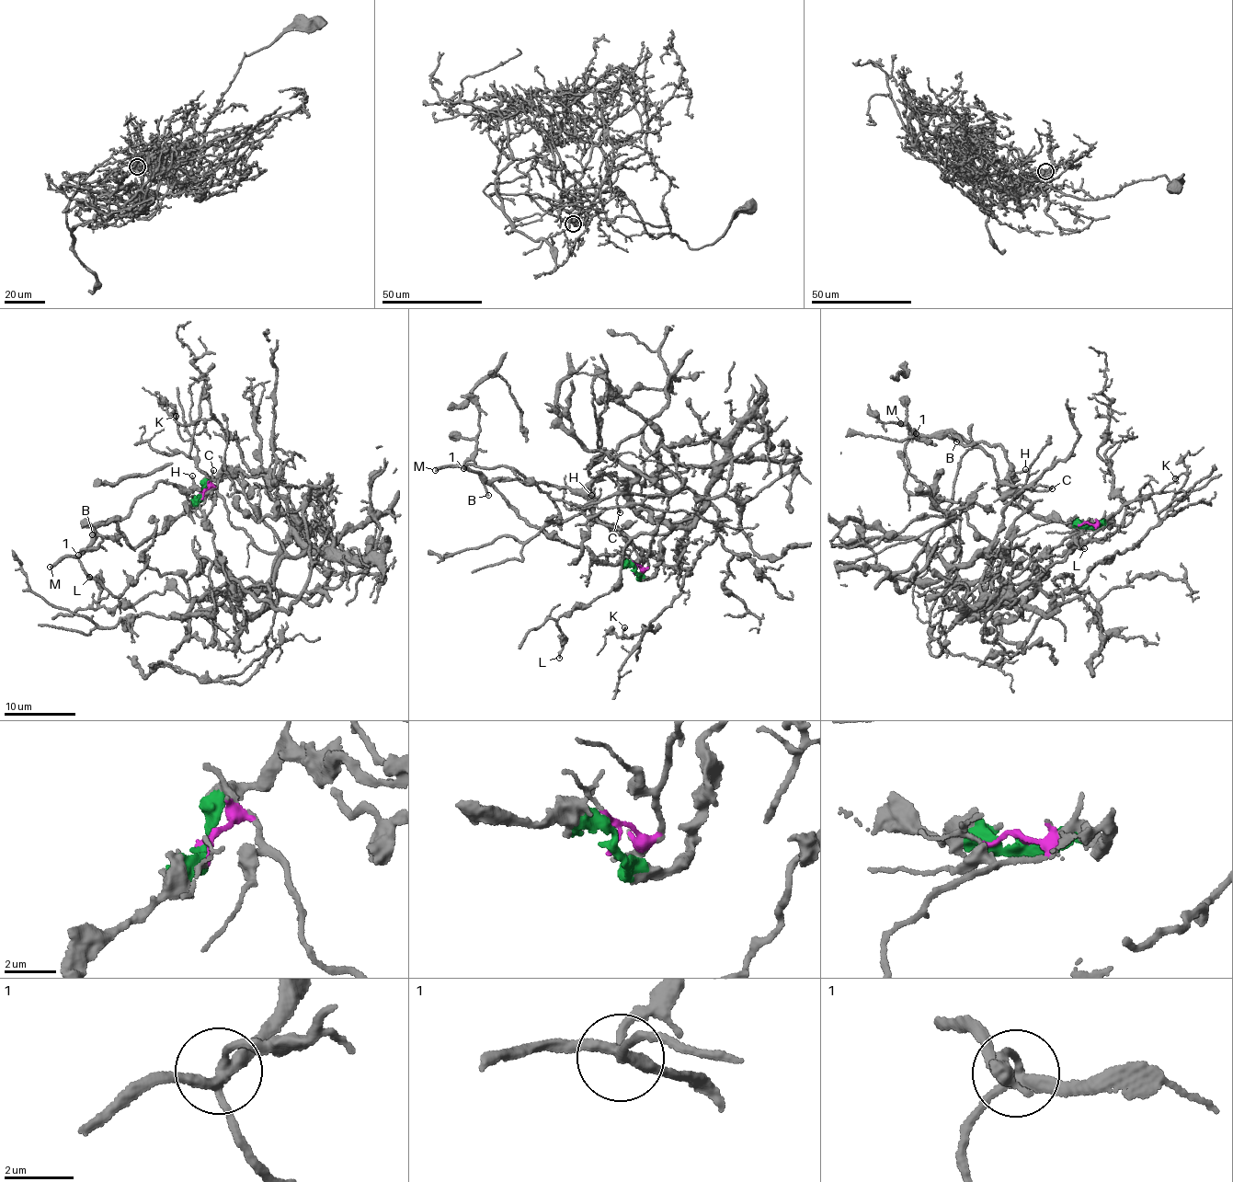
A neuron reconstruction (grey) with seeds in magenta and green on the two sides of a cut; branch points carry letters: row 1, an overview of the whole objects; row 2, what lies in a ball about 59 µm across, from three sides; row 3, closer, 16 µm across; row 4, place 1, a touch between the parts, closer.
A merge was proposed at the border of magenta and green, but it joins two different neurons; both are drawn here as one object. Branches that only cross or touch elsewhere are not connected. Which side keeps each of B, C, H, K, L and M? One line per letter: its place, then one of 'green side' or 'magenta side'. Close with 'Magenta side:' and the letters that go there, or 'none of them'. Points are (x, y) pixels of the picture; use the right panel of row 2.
B: place (956, 441); green side
C: place (1052, 488); green side
H: place (1025, 469); green side
K: place (1175, 478); magenta side
L: place (1084, 548); magenta side
M: place (900, 423); green side
Magenta side: K, L

